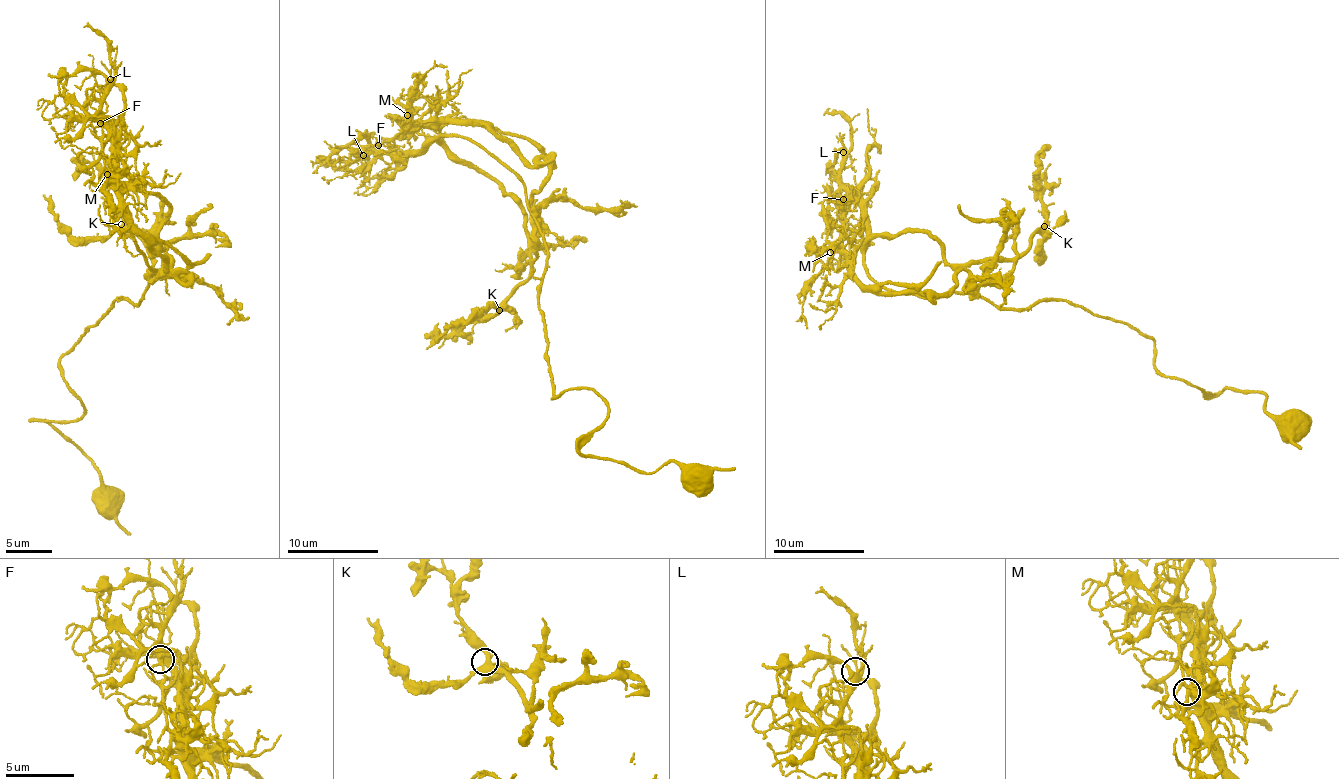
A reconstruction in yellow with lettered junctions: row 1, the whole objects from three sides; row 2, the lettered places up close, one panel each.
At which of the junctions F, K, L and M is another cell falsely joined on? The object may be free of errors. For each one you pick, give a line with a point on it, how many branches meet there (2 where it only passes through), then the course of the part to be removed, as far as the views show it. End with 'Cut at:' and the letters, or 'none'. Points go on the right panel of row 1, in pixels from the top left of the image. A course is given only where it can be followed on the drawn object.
F: Place: (843, 199). Branches: 5. Course of the part to remove: (842, 198), (838, 252), (855, 278), (929, 296), (963, 269), (981, 281), (1005, 235), (959, 204)
Cut at: F

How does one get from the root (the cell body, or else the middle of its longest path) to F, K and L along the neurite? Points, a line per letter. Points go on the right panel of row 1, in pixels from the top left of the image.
F: (1289, 423), (1265, 394), (1162, 374), (1152, 340), (1063, 300), (897, 294), (866, 271), (865, 209), (842, 198)
K: (1289, 423), (1265, 394), (1162, 374), (1125, 323), (981, 296), (1044, 226)
L: (1289, 423), (1265, 394), (1162, 374), (1152, 340), (1063, 300), (1019, 309), (882, 285), (843, 152)

